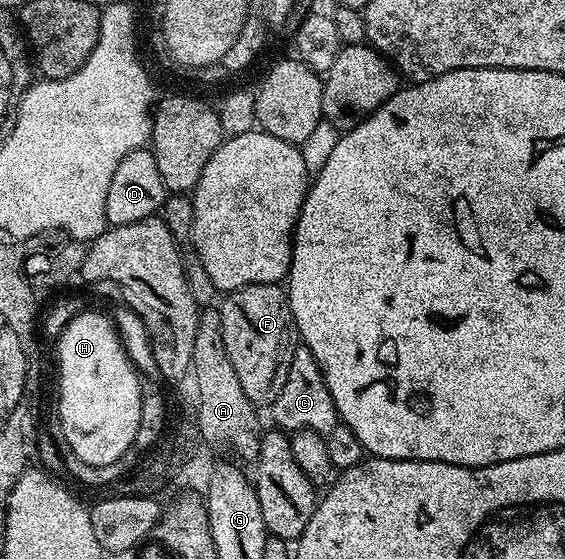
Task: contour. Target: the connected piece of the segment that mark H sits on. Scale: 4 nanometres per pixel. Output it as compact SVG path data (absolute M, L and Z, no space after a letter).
M78 313L73 314L65 322L65 331L62 332L64 337L64 343L60 346L60 363L64 367L64 427L66 428L66 438L72 439L72 448L74 453L79 453L82 456L82 461L86 465L94 467L104 467L118 461L123 454L126 454L128 450L133 448L135 441L135 434L138 433L139 425L136 423L137 417L137 405L136 403L140 399L140 388L136 386L136 379L132 379L132 371L128 367L128 355L126 352L120 355L120 348L122 344L116 345L116 337L118 332L114 335L112 333L116 330L116 327L108 327L108 323L104 323L104 319L96 319L96 315L79 315Z

